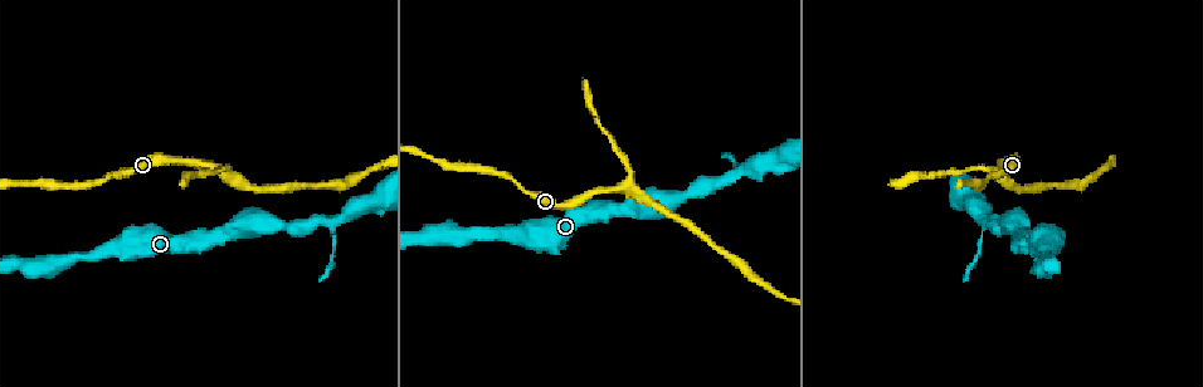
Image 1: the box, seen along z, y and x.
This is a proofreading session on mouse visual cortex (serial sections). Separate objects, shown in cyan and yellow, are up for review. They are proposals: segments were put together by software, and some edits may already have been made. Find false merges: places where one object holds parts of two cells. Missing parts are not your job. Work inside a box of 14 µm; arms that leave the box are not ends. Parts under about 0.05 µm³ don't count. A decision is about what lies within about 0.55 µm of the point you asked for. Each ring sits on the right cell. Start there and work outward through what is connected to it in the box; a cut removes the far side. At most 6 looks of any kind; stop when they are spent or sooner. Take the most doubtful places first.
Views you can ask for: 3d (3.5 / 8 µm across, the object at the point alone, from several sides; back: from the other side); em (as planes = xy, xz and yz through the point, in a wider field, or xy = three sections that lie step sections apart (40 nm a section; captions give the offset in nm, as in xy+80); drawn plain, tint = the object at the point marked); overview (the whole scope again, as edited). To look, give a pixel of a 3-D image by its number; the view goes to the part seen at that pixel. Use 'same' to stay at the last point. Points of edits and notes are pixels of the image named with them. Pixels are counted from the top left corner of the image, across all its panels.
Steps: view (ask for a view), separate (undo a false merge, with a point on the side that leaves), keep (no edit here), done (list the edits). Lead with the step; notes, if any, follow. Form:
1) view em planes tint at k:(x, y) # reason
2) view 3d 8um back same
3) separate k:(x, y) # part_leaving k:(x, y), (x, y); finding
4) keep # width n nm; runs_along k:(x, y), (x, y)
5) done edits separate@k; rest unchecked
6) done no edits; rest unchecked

view 3d 3.5um at 1:(629, 184) # three-way junction

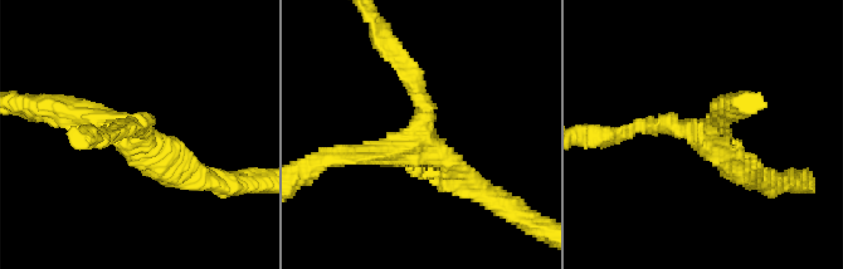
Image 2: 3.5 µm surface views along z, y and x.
view em xy step 3 tint at 2:(412, 144) # arms 3; arm_widths 200, 250, 350 nm

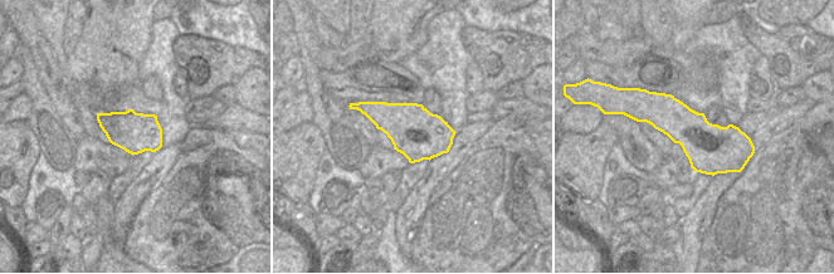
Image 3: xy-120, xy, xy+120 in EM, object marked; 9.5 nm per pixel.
keep # width 480 nm; runs_along 2:(59, 108), (194, 175); one cell here

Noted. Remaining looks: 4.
view 3d 3.5um at 1:(284, 225) # narrows sharply

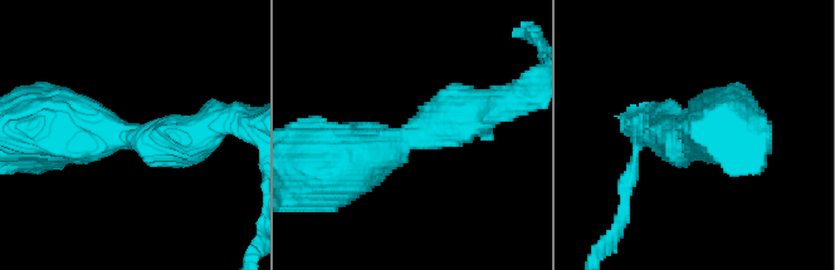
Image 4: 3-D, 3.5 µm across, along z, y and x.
view em planes tint at 4:(129, 137) # arm_widths 600, 800 nm; need the tissue

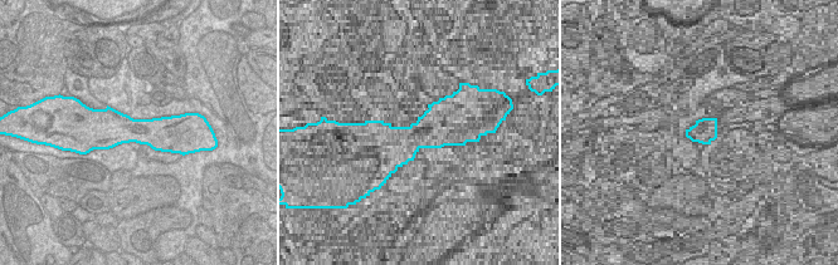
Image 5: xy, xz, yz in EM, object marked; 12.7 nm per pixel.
keep # runs_along 4:(336, 165), (491, 107); all the same cell

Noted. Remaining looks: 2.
view 3d 3.5um at 1:(983, 223) # branch point

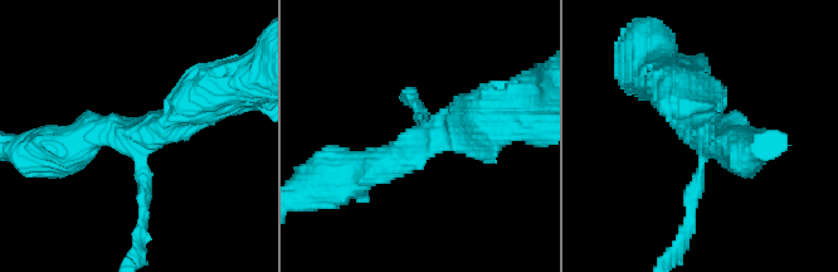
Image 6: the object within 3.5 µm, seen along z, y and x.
view em xy step 1 tint at 6:(706, 137) # now the EM

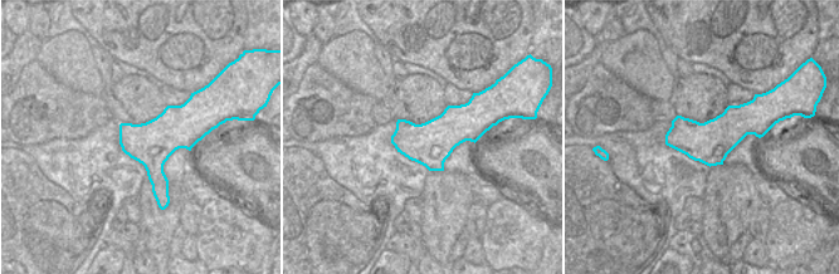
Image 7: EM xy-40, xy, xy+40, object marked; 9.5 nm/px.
keep # width 420 nm; runs_along 6:(73, 147), (166, 127), (208, 93); continuous, no second cell

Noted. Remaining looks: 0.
done no edits; rest unchecked

